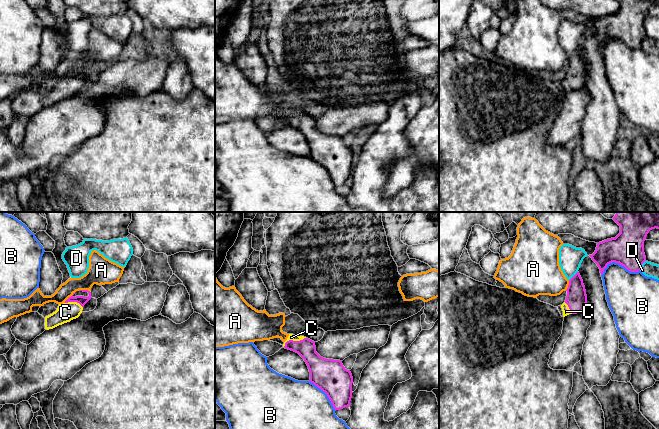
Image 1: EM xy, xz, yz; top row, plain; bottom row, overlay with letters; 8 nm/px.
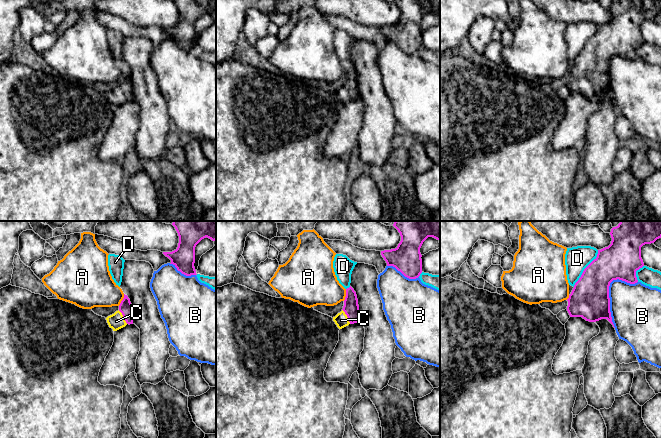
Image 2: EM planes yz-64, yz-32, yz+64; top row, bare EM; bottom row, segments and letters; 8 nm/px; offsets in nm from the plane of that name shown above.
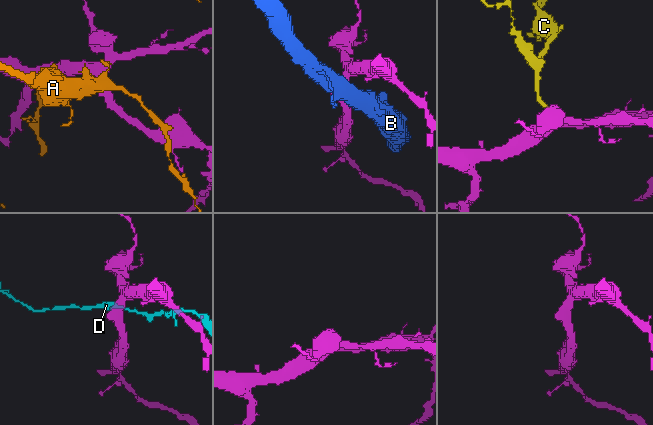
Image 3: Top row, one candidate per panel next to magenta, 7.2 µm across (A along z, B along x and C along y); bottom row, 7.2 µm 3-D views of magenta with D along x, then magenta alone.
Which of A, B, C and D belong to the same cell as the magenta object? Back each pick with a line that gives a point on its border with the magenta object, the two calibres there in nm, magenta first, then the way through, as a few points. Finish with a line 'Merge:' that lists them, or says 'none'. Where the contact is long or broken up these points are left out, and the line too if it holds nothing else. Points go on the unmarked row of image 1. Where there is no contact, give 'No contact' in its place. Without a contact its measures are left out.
C: Touches magenta at xz (292, 116). Thickness 150 nm (magenta) against 50 nm. Path across: xz (306, 124), (292, 116), (291, 113)
Merge: C

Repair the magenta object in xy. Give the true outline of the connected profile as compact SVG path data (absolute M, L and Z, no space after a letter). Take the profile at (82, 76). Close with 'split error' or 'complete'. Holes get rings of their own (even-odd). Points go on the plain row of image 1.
M79 66L88 68L89 72L69 73L63 80L59 80L57 86L45 93L45 105L53 105L59 101L76 95L82 89L84 81L92 74L91 68L88 66Z; split error

